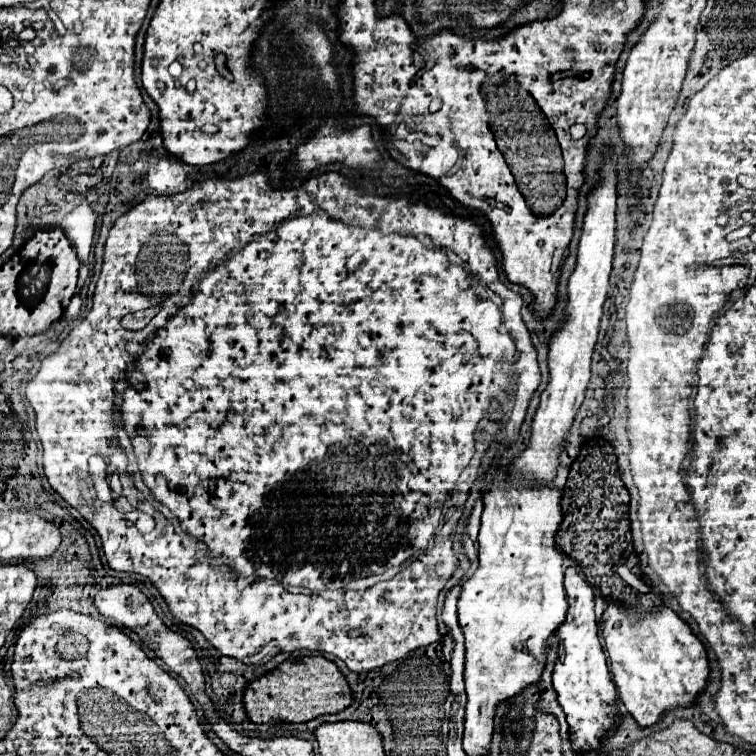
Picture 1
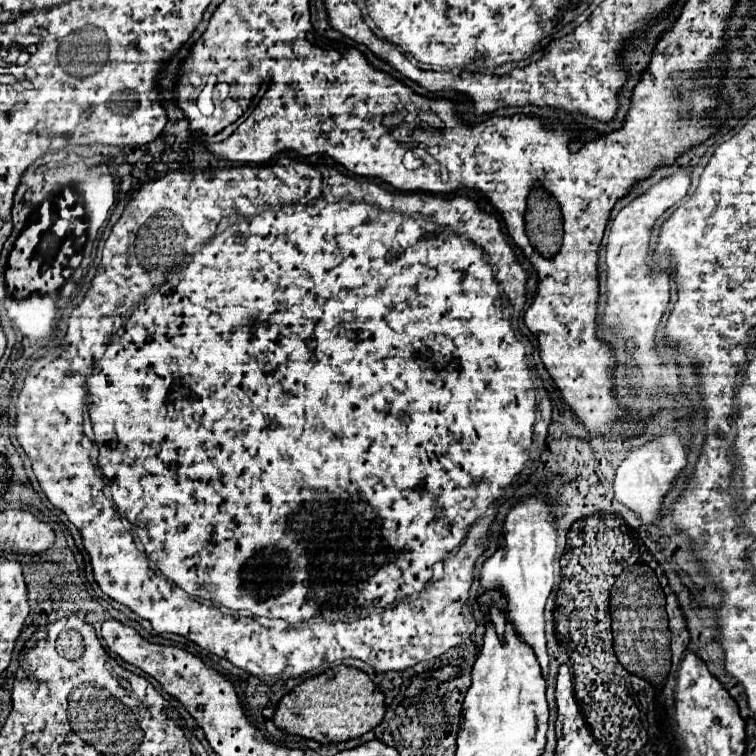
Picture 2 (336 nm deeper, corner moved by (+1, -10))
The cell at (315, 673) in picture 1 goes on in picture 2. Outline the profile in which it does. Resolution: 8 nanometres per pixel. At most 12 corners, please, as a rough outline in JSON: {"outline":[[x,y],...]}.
{"outline":[[337,665],[281,699],[273,721],[329,745],[375,729],[385,697]]}

